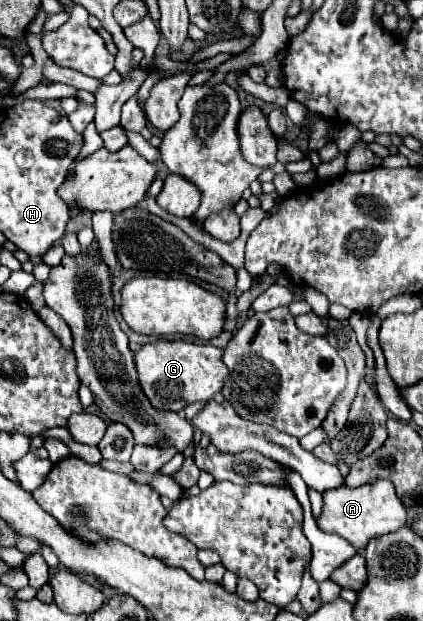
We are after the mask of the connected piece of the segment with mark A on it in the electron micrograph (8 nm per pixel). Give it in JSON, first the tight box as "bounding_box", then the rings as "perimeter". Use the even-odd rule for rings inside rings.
{"bounding_box":[318,480,406,550],"perimeter":[[[374,480],[360,488],[342,486],[342,488],[324,492],[324,510],[318,518],[320,530],[346,538],[358,550],[366,548],[366,544],[372,538],[384,536],[388,532],[396,532],[404,524],[406,524],[406,508],[388,480]]]}

